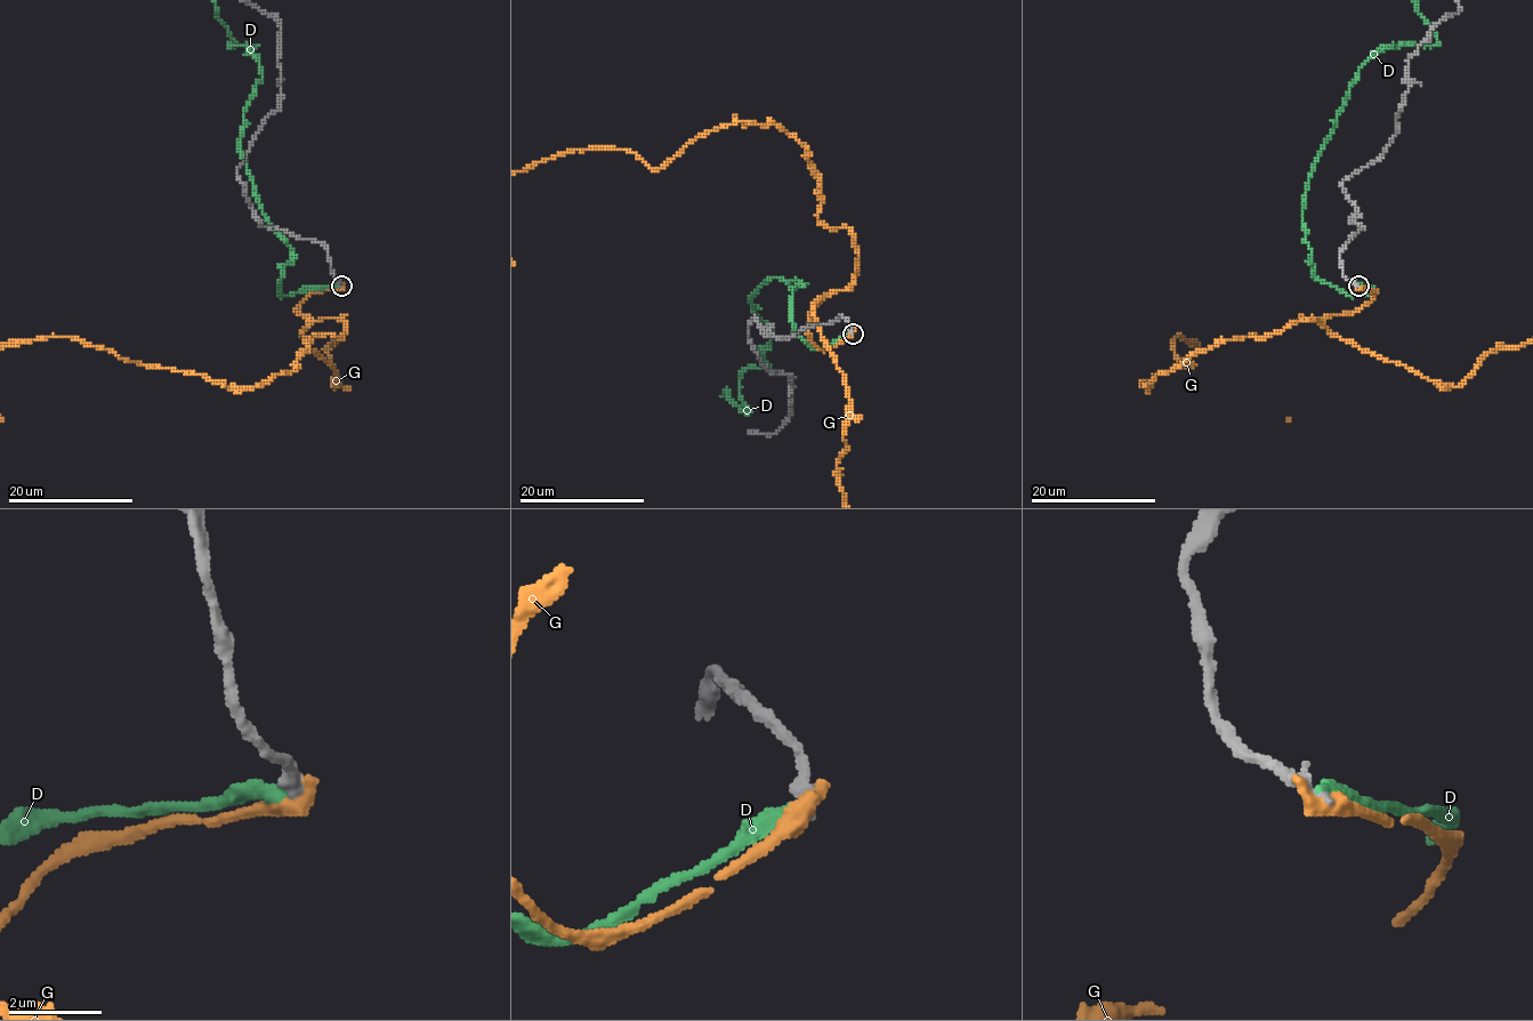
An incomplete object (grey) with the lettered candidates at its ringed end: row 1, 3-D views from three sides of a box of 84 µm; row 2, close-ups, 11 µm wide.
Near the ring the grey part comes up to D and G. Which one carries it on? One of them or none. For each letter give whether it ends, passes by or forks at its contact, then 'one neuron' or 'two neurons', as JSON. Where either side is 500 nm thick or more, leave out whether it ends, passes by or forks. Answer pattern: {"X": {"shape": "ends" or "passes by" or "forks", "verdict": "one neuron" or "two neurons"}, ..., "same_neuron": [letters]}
{"D": {"shape": "ends", "verdict": "two neurons"}, "G": {"shape": "ends", "verdict": "two neurons"}, "same_neuron": []}

